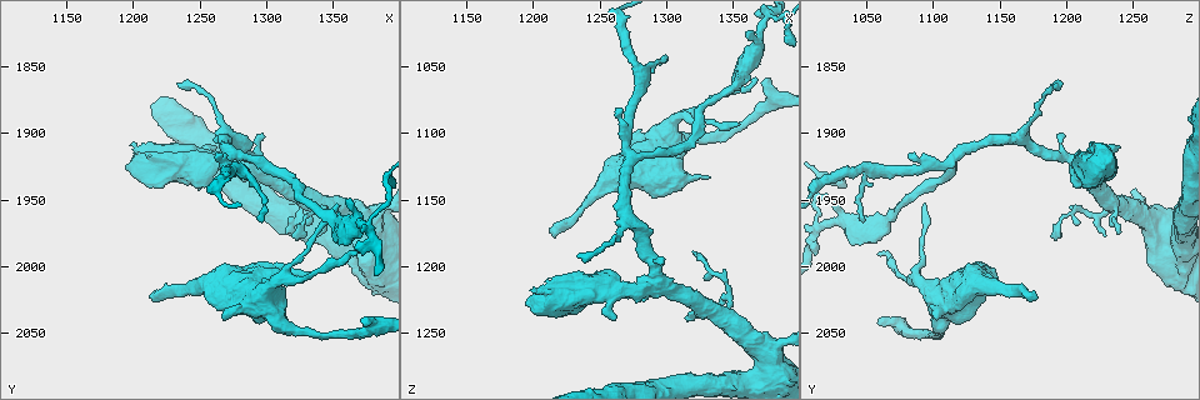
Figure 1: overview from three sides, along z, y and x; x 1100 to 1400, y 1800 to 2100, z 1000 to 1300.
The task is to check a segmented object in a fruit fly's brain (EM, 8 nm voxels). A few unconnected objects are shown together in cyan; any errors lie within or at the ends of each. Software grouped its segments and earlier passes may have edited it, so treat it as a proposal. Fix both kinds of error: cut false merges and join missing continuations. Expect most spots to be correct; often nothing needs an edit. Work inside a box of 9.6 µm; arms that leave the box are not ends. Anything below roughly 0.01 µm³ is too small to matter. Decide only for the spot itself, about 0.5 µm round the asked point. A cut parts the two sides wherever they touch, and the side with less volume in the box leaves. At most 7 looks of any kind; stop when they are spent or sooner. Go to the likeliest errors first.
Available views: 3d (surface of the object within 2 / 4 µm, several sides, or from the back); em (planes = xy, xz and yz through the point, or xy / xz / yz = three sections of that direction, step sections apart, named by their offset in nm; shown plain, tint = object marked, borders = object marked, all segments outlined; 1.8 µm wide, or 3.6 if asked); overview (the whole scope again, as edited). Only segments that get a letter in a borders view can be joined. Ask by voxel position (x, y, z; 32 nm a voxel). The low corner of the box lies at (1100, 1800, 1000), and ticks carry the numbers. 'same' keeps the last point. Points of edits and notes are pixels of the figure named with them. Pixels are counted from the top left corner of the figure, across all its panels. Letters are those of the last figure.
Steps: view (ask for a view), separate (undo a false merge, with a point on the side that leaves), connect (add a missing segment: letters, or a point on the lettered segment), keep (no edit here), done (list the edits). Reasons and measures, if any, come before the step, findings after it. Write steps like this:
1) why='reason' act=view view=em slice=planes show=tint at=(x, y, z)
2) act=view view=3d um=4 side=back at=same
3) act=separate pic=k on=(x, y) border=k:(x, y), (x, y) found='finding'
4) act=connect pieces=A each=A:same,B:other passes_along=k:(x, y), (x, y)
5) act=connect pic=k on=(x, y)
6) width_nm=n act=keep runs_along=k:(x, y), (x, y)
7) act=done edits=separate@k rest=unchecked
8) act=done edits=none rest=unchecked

why='free end' act=view view=em slice=planes show=tint at=(1360, 1950, 1026)

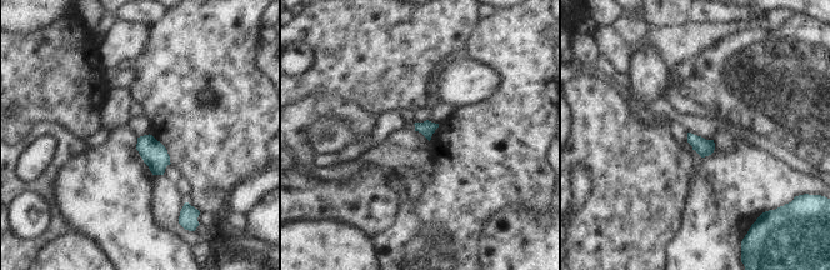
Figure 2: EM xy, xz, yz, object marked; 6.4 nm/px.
why='what lies round it' act=view view=em slice=planes show=borders at=same

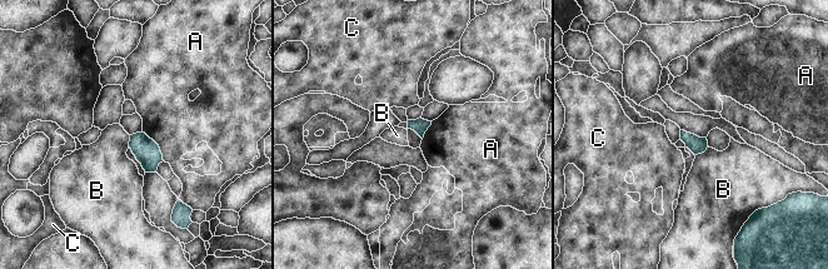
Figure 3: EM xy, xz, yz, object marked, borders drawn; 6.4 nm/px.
longest_contact=A:240nm act=keep each=A:other,B:other,C:other found='no lettered segment goes on from it'

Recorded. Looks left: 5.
why='an open end' act=view view=em slice=yz step=4 show=tint at=(1214, 2024, 1176)

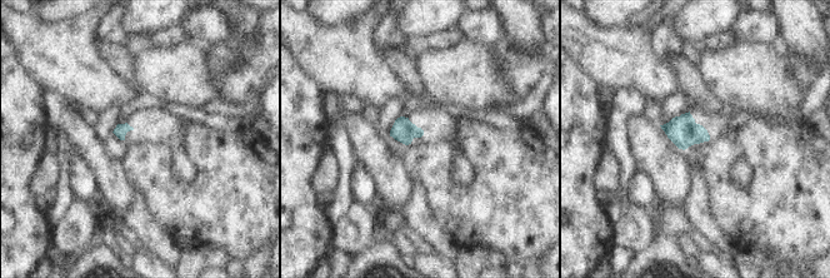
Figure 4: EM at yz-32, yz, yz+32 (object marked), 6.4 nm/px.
act=view view=em slice=planes show=borders at=same

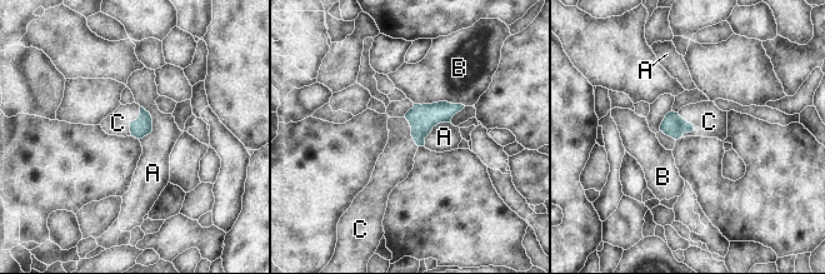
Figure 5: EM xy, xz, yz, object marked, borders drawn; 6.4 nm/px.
act=connect pieces=C each=A:other,B:other,C:same passes_along=5:(673, 125), (693, 125), (709, 121) found='it goes on there'

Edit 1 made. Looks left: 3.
why='redraw' act=view view=overview

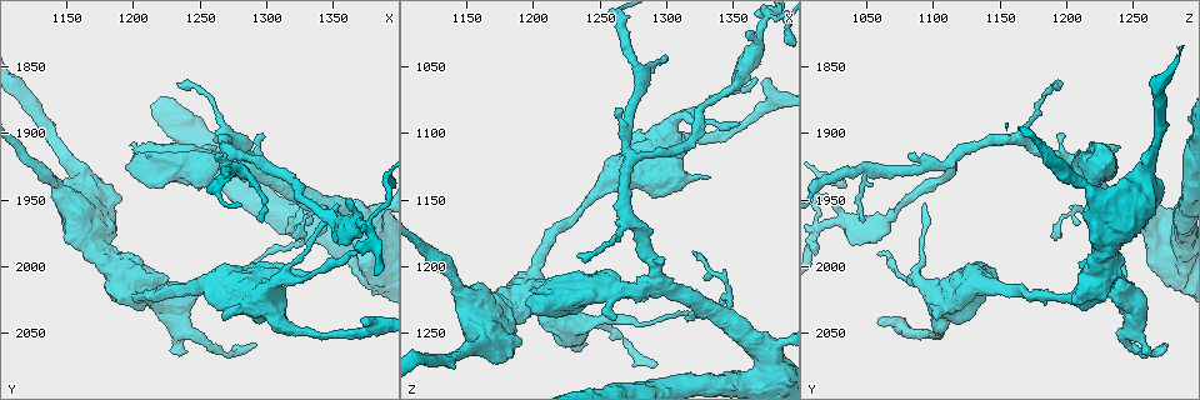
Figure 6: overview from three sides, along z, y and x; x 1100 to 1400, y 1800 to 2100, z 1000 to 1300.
why='free end' act=view view=3d um=2 at=(1298, 1966, 1048)

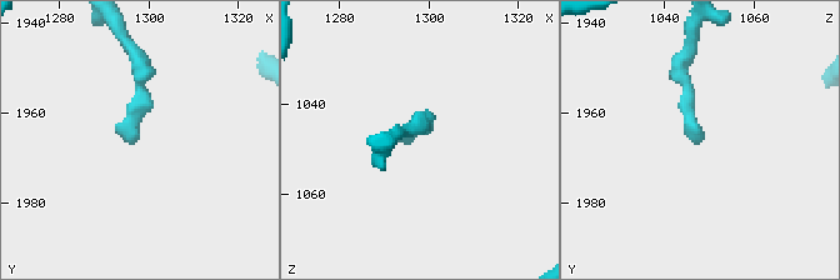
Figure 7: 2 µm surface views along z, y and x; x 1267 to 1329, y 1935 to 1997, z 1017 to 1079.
why='shape alone is not enough' act=view view=em slice=planes show=borders at=(1296, 1967, 1047)

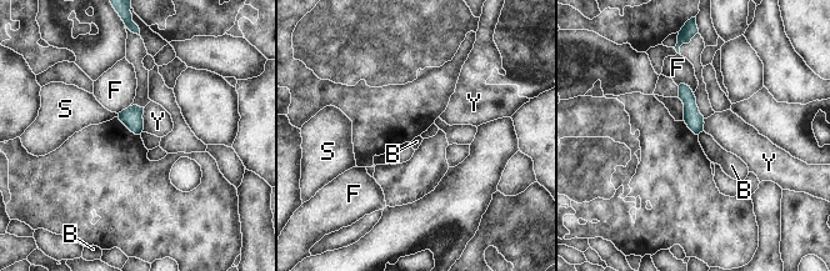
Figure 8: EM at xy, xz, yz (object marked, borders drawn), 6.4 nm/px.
act=keep each=B:other,F:other,S:other,Y:other runs_along=8:(681, 88), (689, 100), (696, 130) found='none of them fits'

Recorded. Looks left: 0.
act=done edits=connect@5 rest=unchecked

